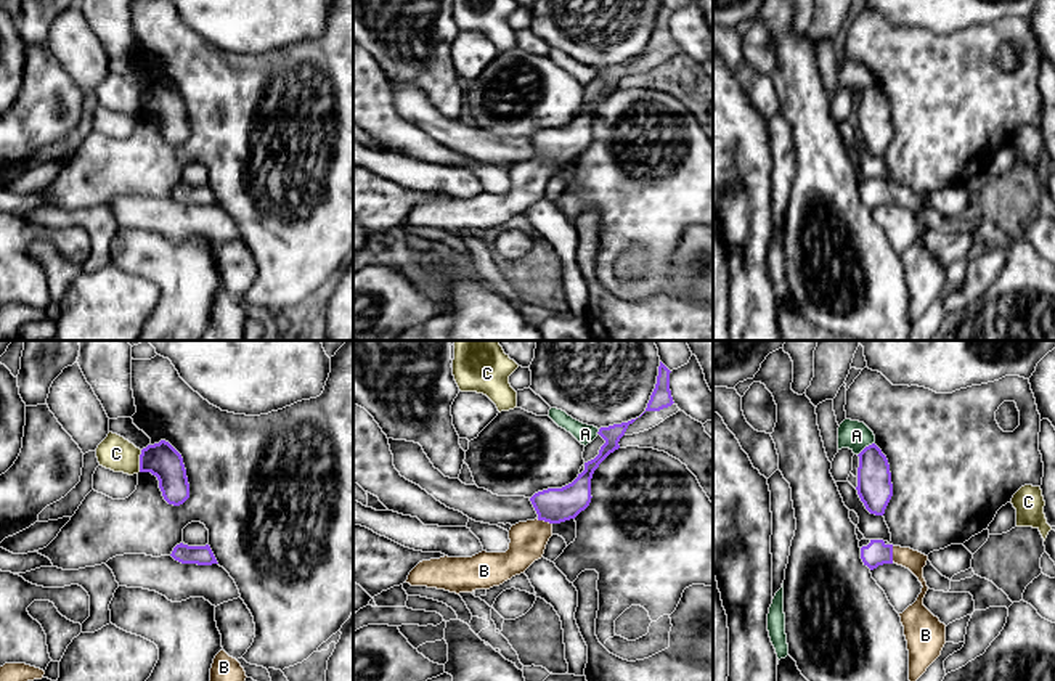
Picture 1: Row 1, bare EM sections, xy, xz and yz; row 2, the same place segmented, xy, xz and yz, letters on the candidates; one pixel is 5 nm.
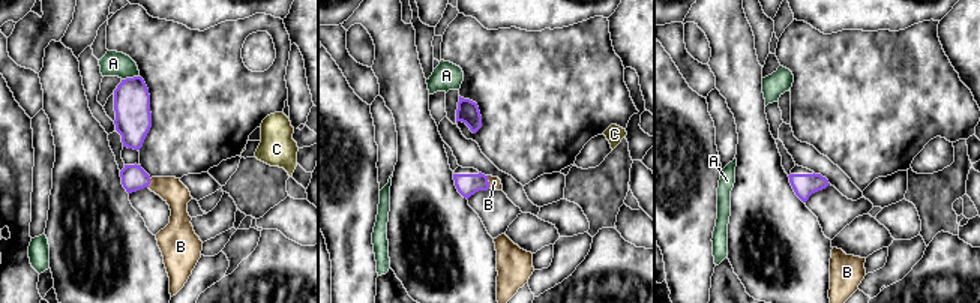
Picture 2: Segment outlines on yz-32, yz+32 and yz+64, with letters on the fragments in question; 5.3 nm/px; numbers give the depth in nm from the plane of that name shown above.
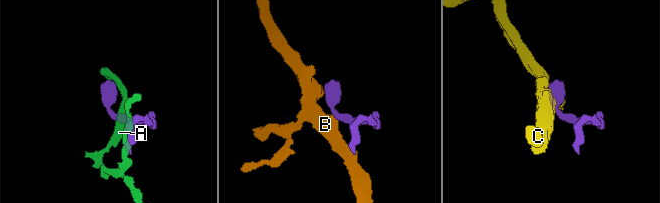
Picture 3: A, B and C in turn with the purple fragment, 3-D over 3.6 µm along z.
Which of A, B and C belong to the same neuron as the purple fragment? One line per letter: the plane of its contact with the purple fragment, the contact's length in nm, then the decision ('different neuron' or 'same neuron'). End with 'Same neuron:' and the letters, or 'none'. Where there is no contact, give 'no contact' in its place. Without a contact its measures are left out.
A: contact in yz; length 110 nm; different neuron
B: contact in yz; length 80 nm; same neuron
C: contact in xy; length 110 nm; different neuron
Same neuron: B

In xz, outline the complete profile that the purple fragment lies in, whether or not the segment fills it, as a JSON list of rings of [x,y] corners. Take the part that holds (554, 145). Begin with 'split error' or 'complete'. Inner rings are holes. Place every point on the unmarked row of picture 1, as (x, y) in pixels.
split error | [[[634,61],[601,67],[597,74],[605,84],[594,100],[585,103],[585,111],[572,124],[538,132],[530,138],[538,157],[511,167],[511,183],[506,193],[482,191],[472,198],[445,196],[422,201],[409,212],[406,223],[459,234],[490,230],[523,214],[535,201],[543,198],[552,177],[552,165],[575,159],[589,146],[594,111],[610,93],[620,88],[620,79]]]

